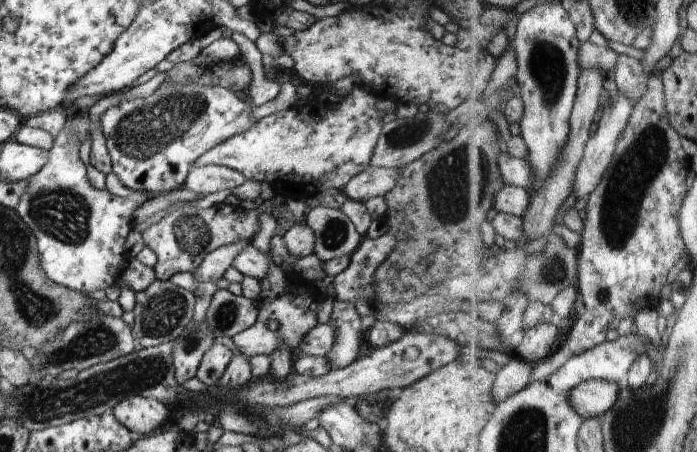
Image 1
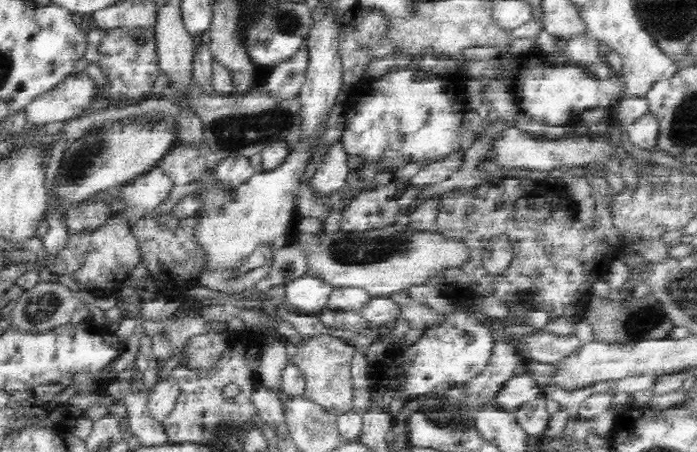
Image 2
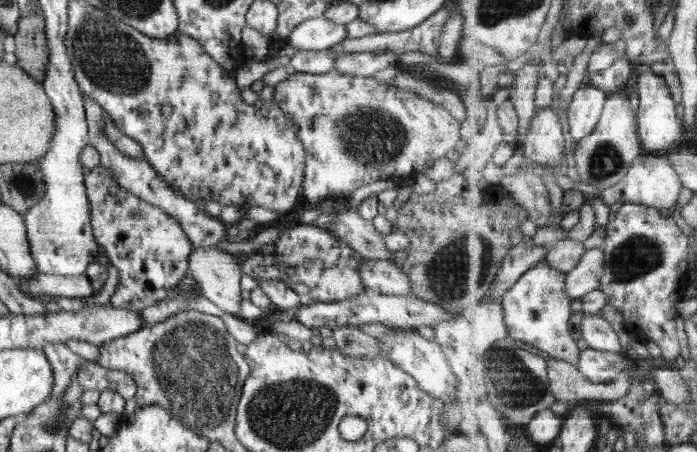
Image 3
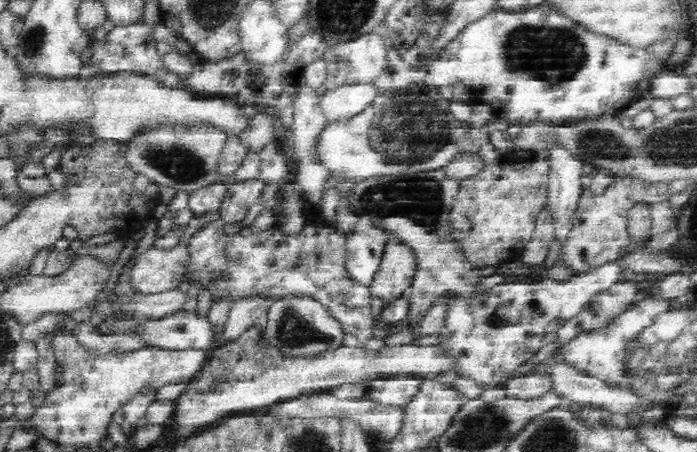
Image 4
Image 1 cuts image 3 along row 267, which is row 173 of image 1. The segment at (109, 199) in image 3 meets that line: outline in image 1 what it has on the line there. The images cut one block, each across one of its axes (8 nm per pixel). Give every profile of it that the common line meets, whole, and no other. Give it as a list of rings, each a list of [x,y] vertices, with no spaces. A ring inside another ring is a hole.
[[[164,84],[145,98],[130,98],[107,110],[100,117],[102,134],[110,154],[112,171],[120,182],[137,193],[138,196],[156,197],[170,190],[184,187],[186,176],[192,169],[194,160],[221,142],[248,132],[259,121],[252,118],[253,103],[247,97],[239,97],[222,86],[202,86],[201,84]]]

